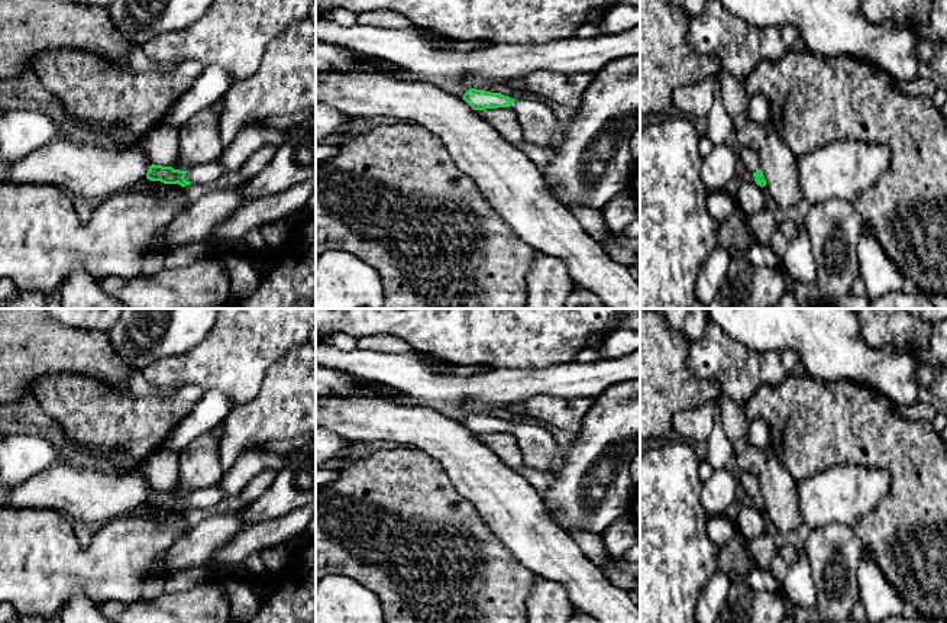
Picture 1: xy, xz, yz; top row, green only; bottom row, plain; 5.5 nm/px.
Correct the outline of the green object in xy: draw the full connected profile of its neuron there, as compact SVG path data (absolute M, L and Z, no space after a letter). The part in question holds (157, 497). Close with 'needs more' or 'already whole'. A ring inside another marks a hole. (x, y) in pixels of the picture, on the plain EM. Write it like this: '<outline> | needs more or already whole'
M152 488L146 497L151 506L161 506L164 509L180 509L181 511L190 510L184 501L188 496L174 494L172 491L162 491Z | already whole

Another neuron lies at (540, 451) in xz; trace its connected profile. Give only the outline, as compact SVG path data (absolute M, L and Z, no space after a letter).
M515 425L510 429L520 445L524 465L542 474L559 467L562 449L544 427L537 425Z

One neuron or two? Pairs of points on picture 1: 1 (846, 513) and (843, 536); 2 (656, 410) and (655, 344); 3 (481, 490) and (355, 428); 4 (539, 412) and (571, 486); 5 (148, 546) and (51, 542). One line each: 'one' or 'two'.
1: two
2: one
3: one
4: two
5: one

